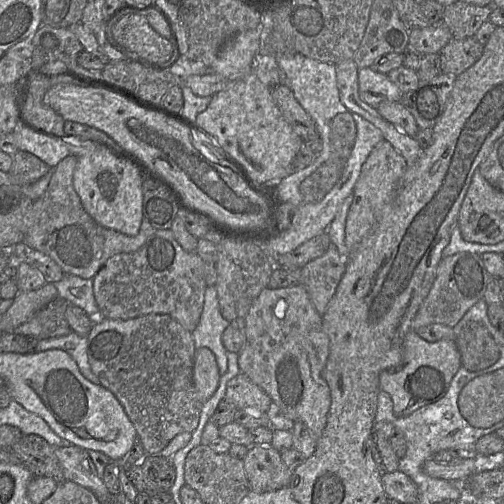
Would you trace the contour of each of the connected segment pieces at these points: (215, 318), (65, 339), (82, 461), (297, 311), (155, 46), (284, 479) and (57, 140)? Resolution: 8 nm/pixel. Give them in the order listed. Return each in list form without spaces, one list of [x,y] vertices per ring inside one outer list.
[[[207,286],[202,314],[196,329],[192,331],[192,337],[196,349],[206,347],[213,352],[221,376],[228,369],[228,356],[222,343],[222,333],[229,324],[220,313],[216,288]]]
[[[72,331],[66,336],[39,340],[34,351],[42,352],[52,349],[63,350],[68,353],[88,381],[101,385],[88,362],[88,337],[80,336]]]
[[[71,445],[55,448],[65,480],[74,482],[90,490],[96,497],[110,494],[86,449]]]
[[[296,284],[286,288],[266,287],[253,301],[245,317],[246,343],[239,353],[241,372],[258,385],[293,421],[302,421],[317,439],[323,433],[331,406],[331,392],[322,377],[329,356],[330,341],[305,288]]]
[[[125,10],[110,19],[106,19],[105,33],[112,46],[122,52],[128,59],[144,65],[169,68],[180,55],[174,34],[171,39],[161,36],[151,27],[148,20],[136,11]]]
[[[252,445],[243,460],[250,489],[256,493],[288,487],[292,472],[282,460],[281,452],[272,446]]]
[[[21,122],[12,132],[18,150],[37,156],[48,166],[56,166],[62,159],[70,155],[67,143],[61,137],[54,137],[35,130]]]

